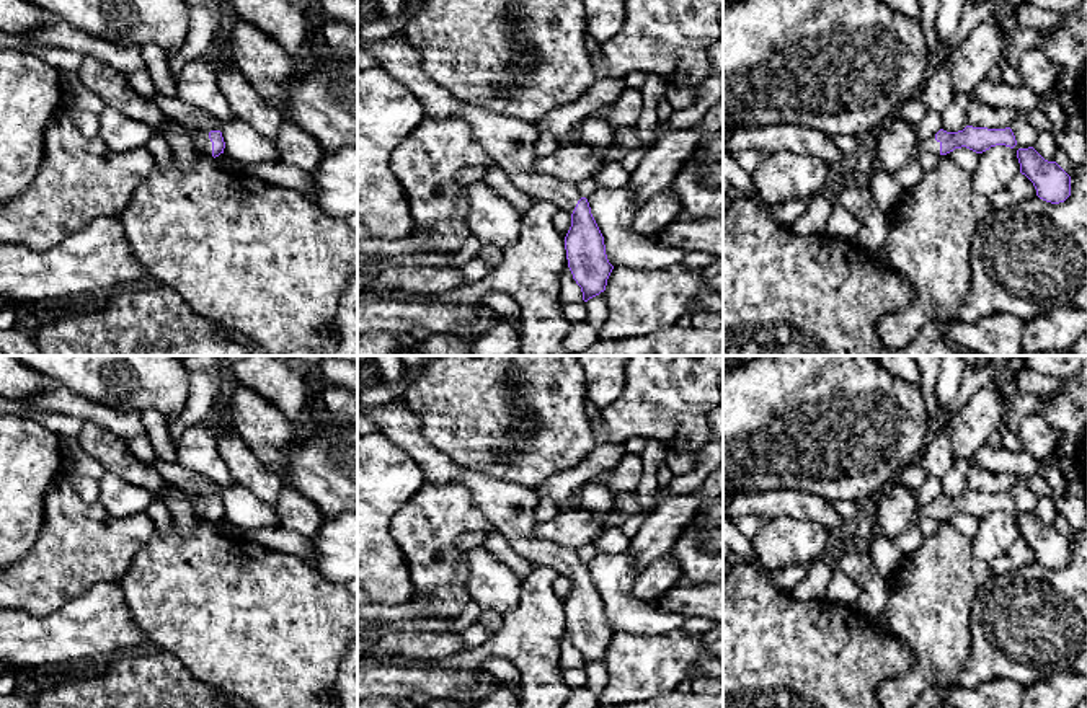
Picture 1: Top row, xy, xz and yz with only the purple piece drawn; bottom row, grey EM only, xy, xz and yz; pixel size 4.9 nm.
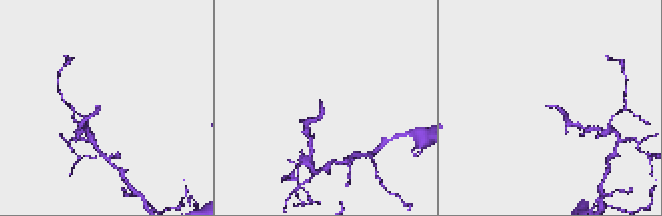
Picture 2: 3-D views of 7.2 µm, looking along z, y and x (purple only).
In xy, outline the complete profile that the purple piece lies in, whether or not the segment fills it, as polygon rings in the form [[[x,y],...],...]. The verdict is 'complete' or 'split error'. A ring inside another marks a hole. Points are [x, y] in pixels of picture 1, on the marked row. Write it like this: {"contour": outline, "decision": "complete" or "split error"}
{"contour": [[[189,131],[189,139],[196,152],[201,152],[214,158],[224,153],[225,142],[220,131],[211,131],[211,132]]], "decision": "split error"}

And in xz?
{"contour": [[[464,104],[454,116],[470,124],[473,137],[522,192],[534,201],[550,201],[571,214],[571,227],[565,237],[568,268],[581,287],[583,300],[606,290],[614,269],[606,254],[604,237],[578,186],[539,175],[534,163],[539,158],[537,127],[512,116],[501,116],[490,108]]], "decision": "split error"}

